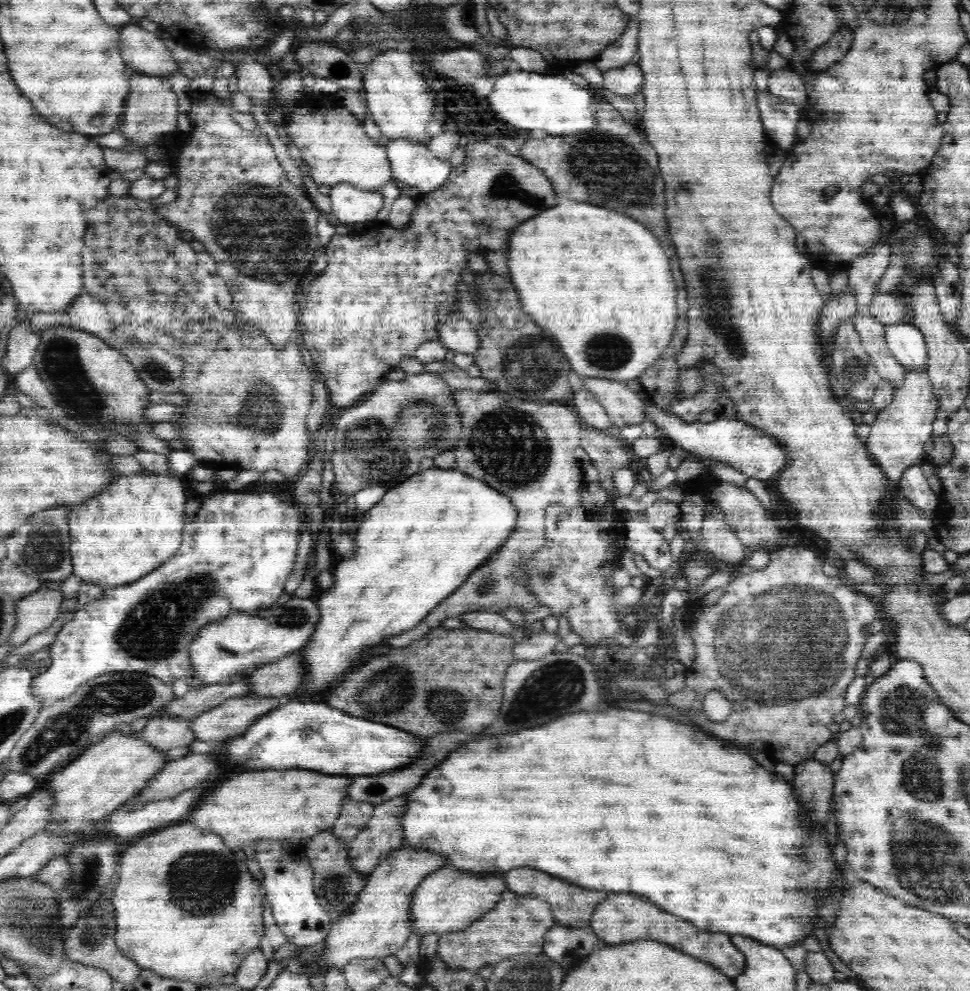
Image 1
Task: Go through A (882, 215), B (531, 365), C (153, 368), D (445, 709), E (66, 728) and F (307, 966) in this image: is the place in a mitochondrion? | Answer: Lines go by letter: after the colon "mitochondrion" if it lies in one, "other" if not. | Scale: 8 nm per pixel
A: other
B: mitochondrion
C: mitochondrion
D: mitochondrion
E: mitochondrion
F: other

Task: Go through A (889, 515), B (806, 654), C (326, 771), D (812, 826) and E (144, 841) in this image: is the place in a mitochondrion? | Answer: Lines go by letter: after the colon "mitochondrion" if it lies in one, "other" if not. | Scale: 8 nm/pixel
A: mitochondrion
B: mitochondrion
C: other
D: other
E: other

